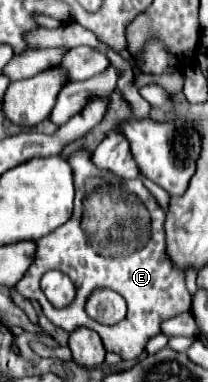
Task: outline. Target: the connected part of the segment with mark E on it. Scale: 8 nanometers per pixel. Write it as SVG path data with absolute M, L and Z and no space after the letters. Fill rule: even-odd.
M84 151L72 155L68 161L72 165L74 183L76 183L76 207L74 207L72 219L68 219L68 223L64 223L56 231L48 233L44 239L38 239L36 259L34 259L32 267L24 273L24 277L20 279L16 289L26 299L36 299L42 305L44 315L54 325L58 325L58 327L62 327L66 331L74 331L76 327L94 329L100 335L106 351L114 351L122 359L136 359L144 351L148 339L152 339L152 337L156 337L160 333L160 323L162 321L166 321L170 317L176 317L180 313L186 313L190 309L190 295L188 295L188 289L186 289L186 283L184 283L184 275L176 275L176 271L172 271L172 263L168 263L168 255L164 251L164 219L166 219L166 211L156 203L156 199L142 185L140 179L130 181L130 191L136 197L140 197L140 201L148 207L152 235L150 235L148 243L144 247L140 247L140 251L134 251L132 255L120 255L120 259L104 259L102 255L98 255L90 247L88 235L84 235L84 231L80 227L80 219L82 219L82 211L84 211L82 201L84 201L84 195L88 195L88 193L92 193L96 189L96 173L98 171L96 171L96 167L92 167L90 155L84 153ZM48 269L58 269L58 271L66 273L74 283L76 297L68 307L56 309L54 305L50 305L50 301L42 293L40 277ZM92 287L112 287L114 291L118 291L126 299L128 313L126 313L124 321L120 321L116 325L100 325L94 319L88 319L88 315L84 311L84 299L88 299L88 291L92 291Z

